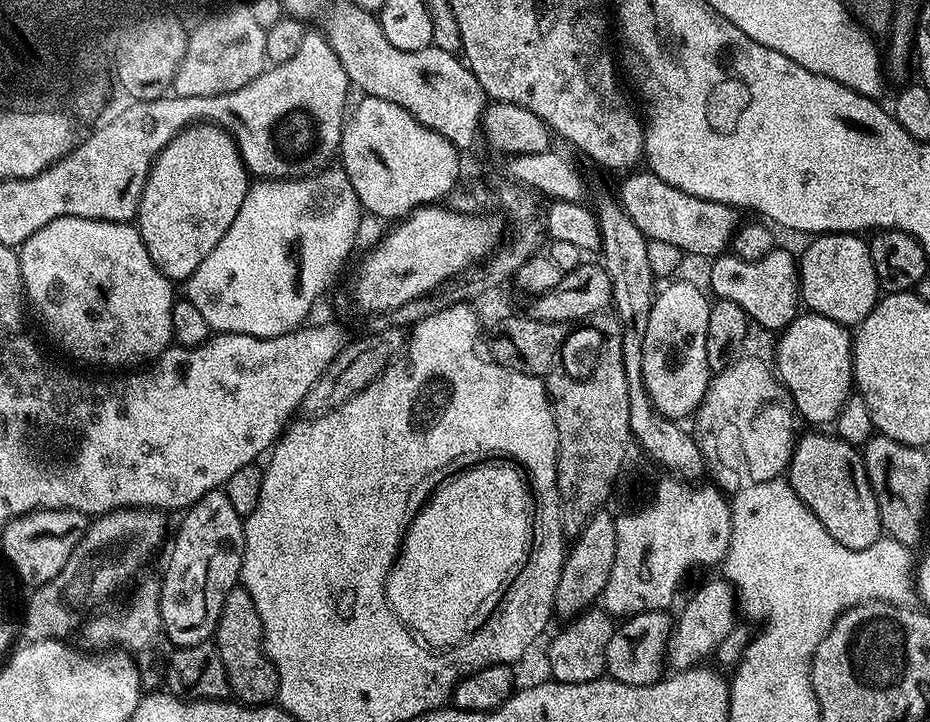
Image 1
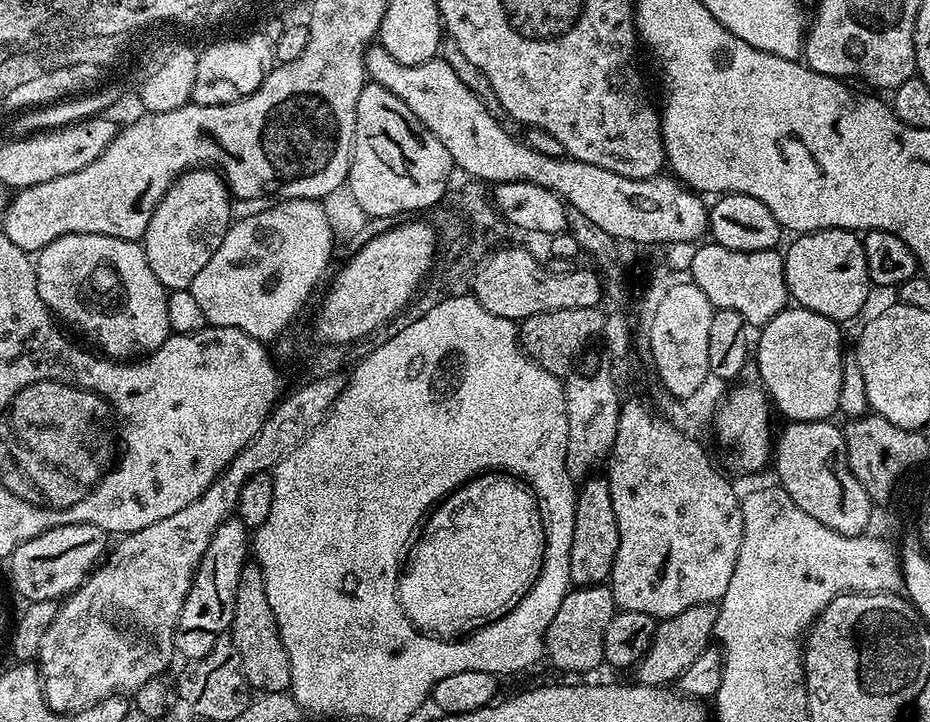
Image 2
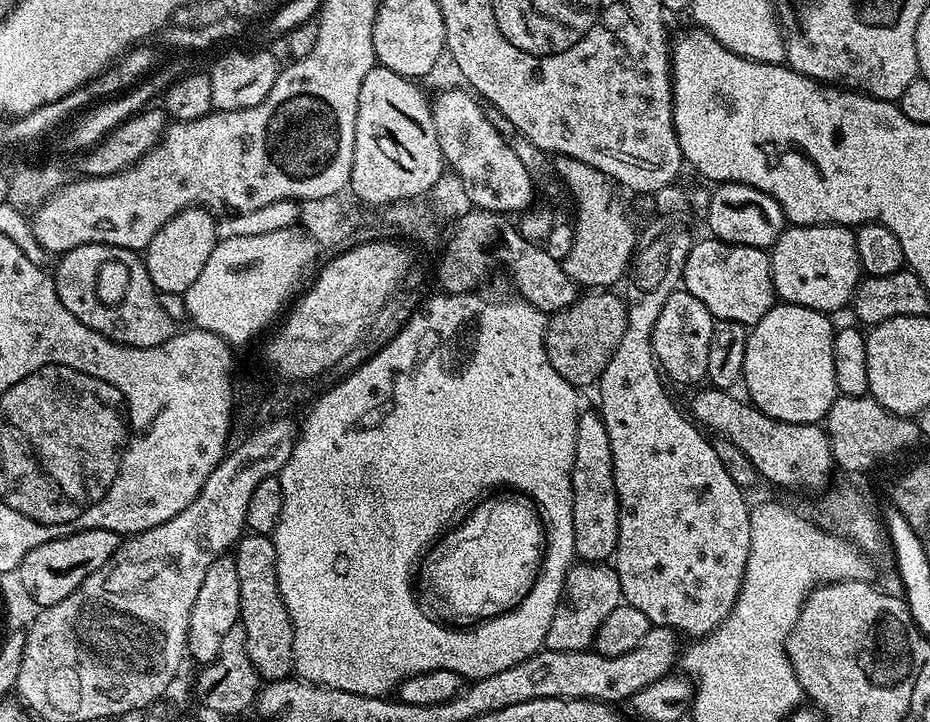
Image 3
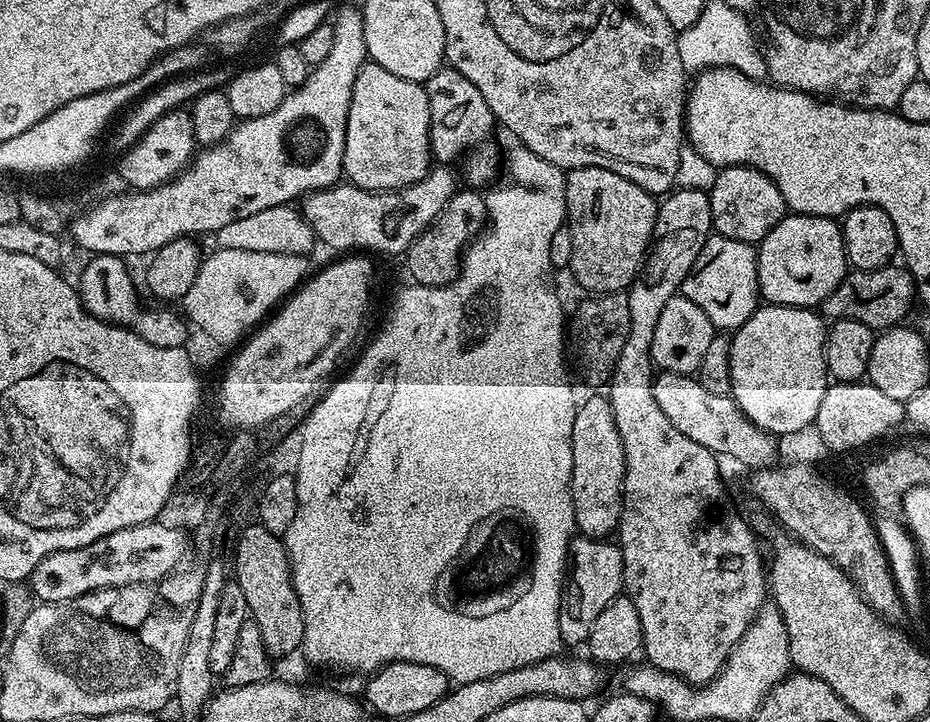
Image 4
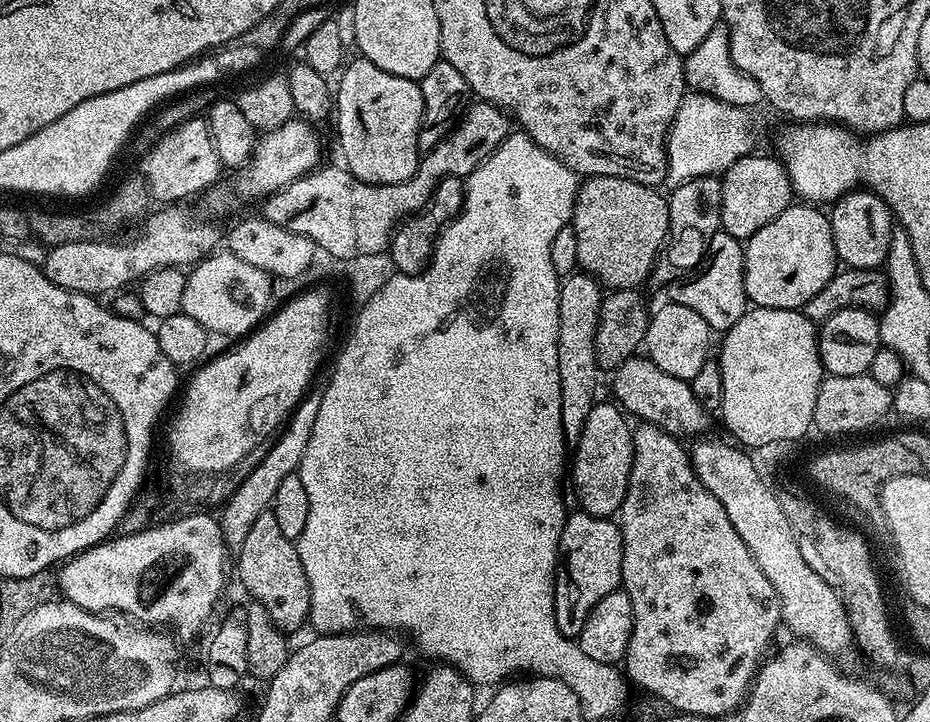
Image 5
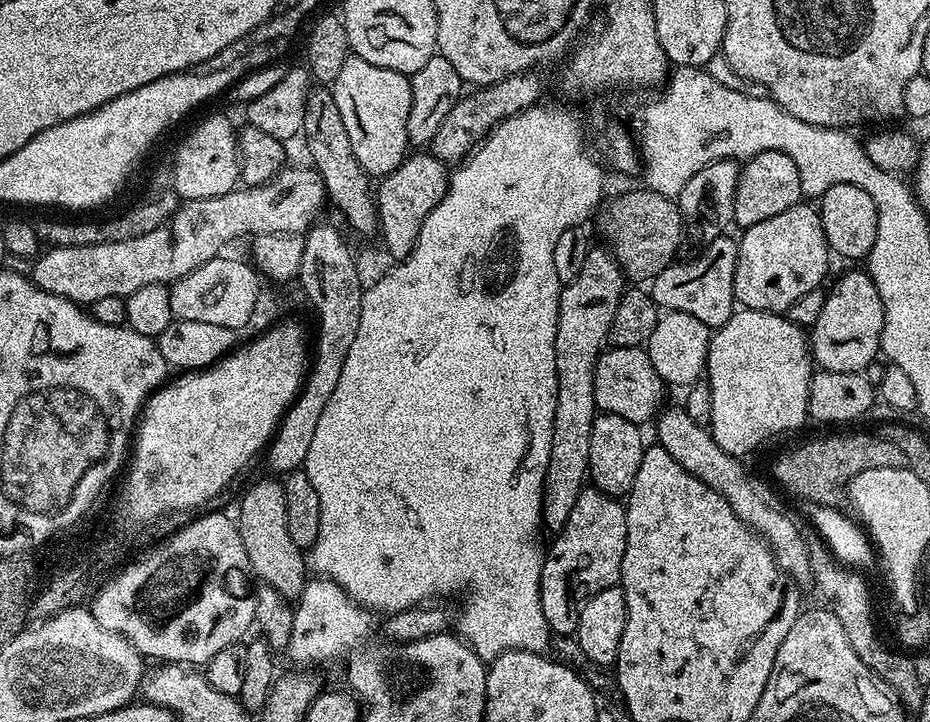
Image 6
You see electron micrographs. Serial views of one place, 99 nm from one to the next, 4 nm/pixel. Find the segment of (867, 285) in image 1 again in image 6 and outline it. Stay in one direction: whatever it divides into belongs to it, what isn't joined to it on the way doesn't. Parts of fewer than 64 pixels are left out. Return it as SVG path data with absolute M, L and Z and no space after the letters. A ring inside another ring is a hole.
M801 202L790 206L790 210L782 210L782 214L774 214L774 218L766 218L766 222L758 222L754 226L743 229L738 240L738 262L734 270L734 294L744 308L753 308L756 312L787 313L788 307L807 294L809 290L821 287L828 272L828 256L830 249L820 221L820 213Z

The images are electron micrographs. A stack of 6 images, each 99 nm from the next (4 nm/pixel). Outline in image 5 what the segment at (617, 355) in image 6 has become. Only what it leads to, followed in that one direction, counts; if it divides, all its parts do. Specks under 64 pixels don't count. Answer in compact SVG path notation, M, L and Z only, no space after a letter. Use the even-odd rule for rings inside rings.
M635 354L614 372L612 392L615 403L629 417L646 424L656 424L665 432L677 438L684 436L699 437L708 428L709 409L703 408L694 398L694 390L689 381L674 378L674 374L666 374L666 370L658 370L647 355Z

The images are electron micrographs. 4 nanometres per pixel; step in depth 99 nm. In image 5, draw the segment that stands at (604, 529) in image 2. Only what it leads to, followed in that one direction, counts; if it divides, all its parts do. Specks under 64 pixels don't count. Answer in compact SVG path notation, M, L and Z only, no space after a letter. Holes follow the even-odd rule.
M597 401L592 405L583 426L579 442L574 446L574 464L570 476L581 511L592 517L609 519L619 513L628 492L630 470L633 466L633 427L623 409L613 401Z

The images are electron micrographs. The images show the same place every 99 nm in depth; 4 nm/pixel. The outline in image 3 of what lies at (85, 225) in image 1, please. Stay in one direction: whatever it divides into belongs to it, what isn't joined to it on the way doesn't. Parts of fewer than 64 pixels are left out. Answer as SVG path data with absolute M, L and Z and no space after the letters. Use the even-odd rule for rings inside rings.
M83 244L59 257L54 271L56 293L62 298L62 306L78 318L90 330L102 334L116 344L135 348L149 348L166 342L174 335L174 321L162 310L154 285L150 282L143 259L133 249L106 246L105 244Z

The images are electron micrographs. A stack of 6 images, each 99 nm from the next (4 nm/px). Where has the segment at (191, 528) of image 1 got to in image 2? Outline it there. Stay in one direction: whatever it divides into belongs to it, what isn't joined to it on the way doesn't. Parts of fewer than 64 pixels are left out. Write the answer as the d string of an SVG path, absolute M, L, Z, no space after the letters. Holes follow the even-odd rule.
M233 514L223 520L214 530L210 538L210 544L206 546L206 552L196 567L196 573L192 575L192 585L182 602L180 617L176 623L176 633L172 639L175 651L184 655L185 661L204 658L210 650L214 650L214 642L218 642L220 635L227 633L232 626L234 618L234 598L238 594L238 578L242 578L242 570L250 560L250 530L239 516Z

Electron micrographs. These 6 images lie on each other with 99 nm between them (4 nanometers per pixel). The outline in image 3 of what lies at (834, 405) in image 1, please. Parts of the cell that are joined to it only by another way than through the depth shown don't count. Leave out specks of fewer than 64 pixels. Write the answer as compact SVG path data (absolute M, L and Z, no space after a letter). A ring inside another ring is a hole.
M777 302L773 304L757 324L751 325L748 333L748 341L746 342L746 362L744 363L744 375L742 377L742 388L745 388L747 399L762 414L766 414L771 420L781 420L782 422L790 422L791 424L820 424L825 419L830 410L830 406L837 398L836 379L834 378L834 324L831 324L829 317L823 312L815 312L806 306L798 306L797 304L785 304Z

